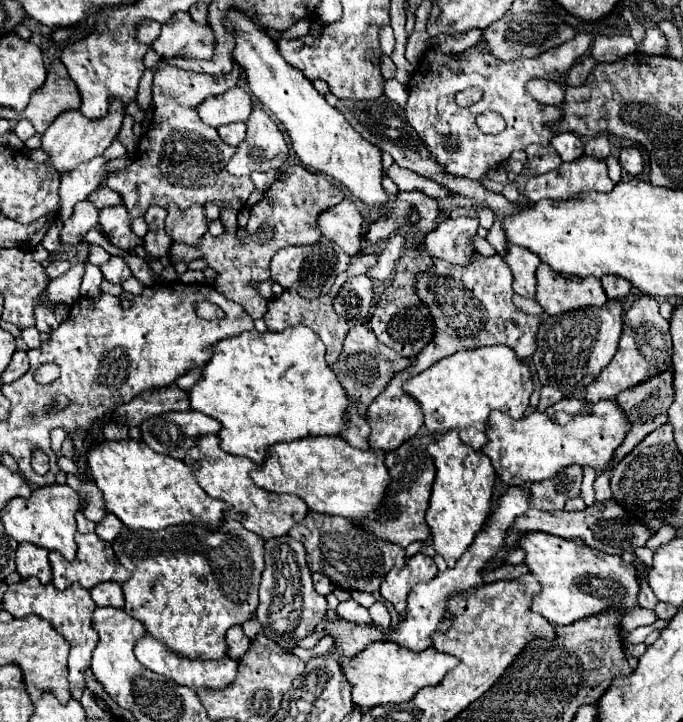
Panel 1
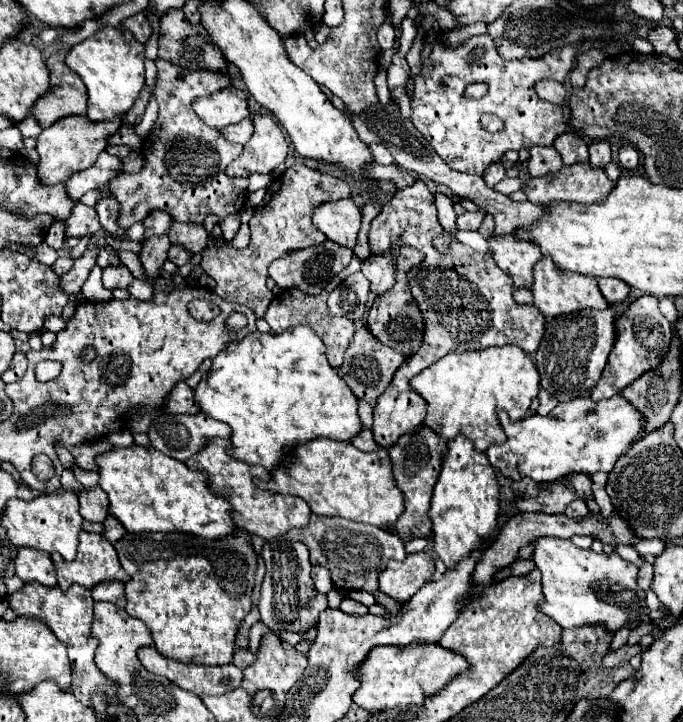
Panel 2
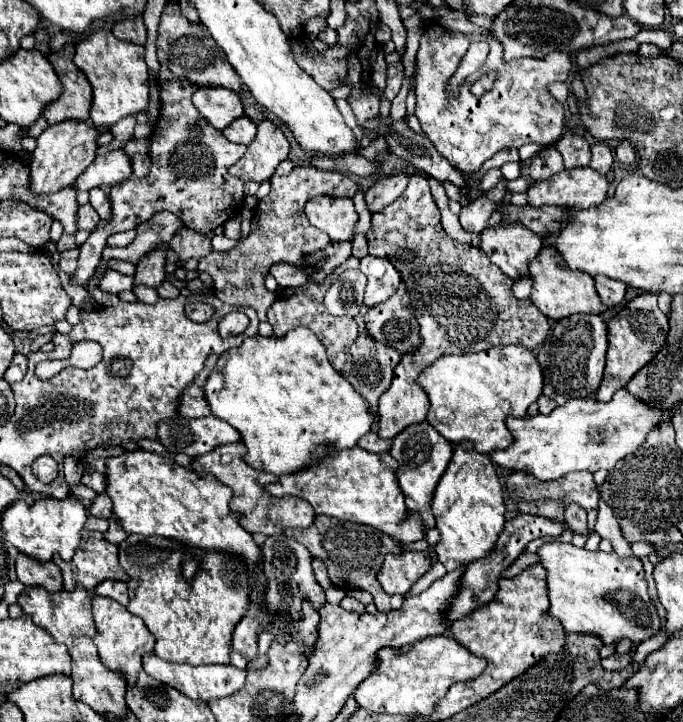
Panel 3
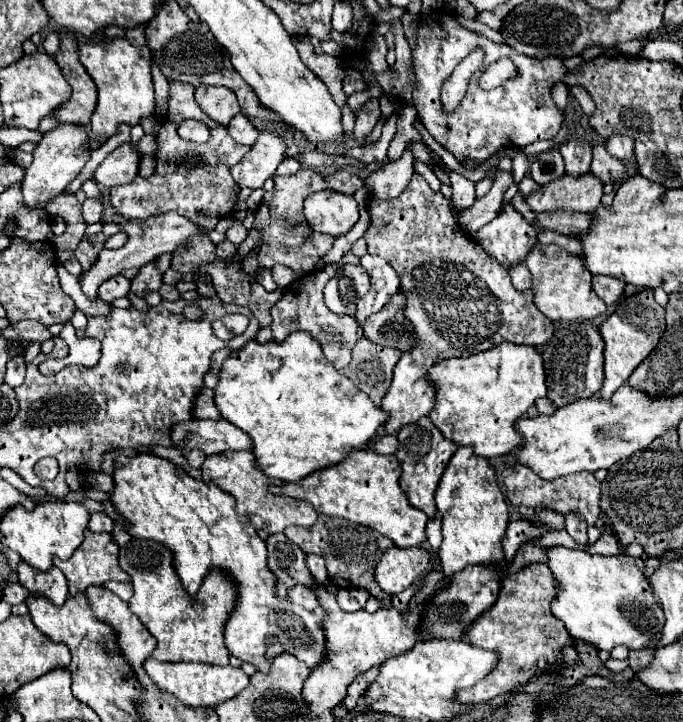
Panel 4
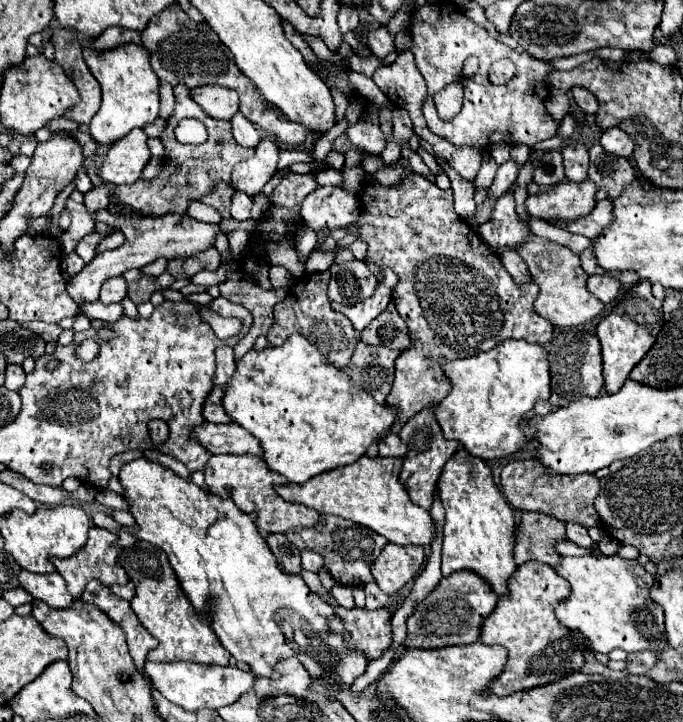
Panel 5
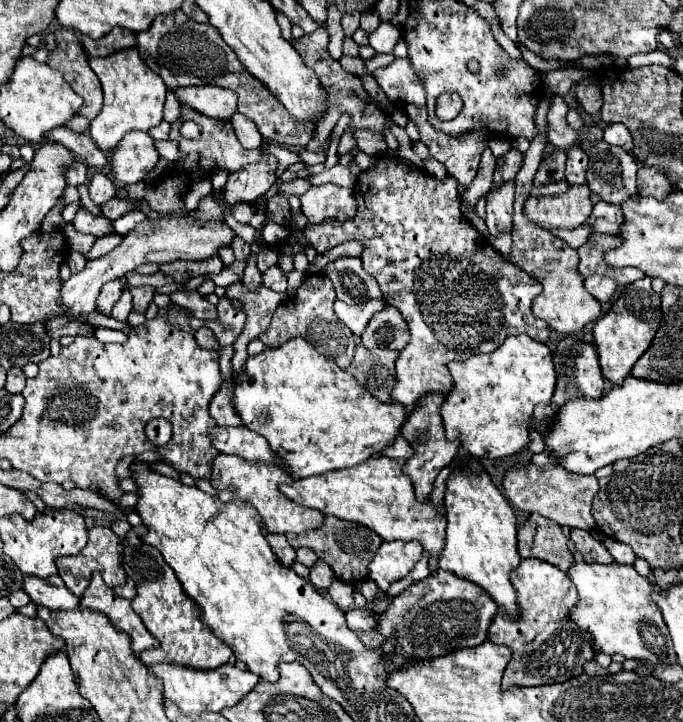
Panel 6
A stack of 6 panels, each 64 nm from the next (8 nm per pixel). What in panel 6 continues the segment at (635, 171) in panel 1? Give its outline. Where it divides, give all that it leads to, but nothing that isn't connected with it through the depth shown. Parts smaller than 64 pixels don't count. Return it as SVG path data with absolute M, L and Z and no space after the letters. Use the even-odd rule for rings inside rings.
M608 124L604 130L604 142L612 146L620 146L624 150L632 150L632 134L624 124Z

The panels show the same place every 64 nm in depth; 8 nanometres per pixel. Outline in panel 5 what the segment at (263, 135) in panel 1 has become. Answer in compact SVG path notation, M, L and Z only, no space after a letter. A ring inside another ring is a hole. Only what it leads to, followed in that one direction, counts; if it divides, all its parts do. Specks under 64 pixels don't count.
M264 138L262 144L256 148L256 154L232 170L230 186L236 192L244 192L248 196L256 196L262 192L264 184L276 174L278 164L278 146L274 140Z

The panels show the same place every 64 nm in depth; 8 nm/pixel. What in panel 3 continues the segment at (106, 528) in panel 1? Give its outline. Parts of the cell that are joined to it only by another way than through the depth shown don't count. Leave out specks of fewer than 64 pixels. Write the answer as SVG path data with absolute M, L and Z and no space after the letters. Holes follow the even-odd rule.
M112 516L112 518L110 518L110 528L108 528L108 532L106 532L104 536L108 536L108 540L110 540L112 544L120 544L122 540L126 540L128 534L126 534L124 528L120 526L120 522Z

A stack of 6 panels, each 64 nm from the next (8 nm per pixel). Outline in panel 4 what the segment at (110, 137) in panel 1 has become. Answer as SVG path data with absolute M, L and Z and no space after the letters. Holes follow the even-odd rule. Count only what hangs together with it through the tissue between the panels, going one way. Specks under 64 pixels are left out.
M62 124L50 132L44 134L40 144L36 144L34 150L34 162L26 170L26 176L22 184L22 196L24 196L24 206L28 208L46 208L50 200L54 200L82 170L86 160L90 158L88 150L88 134L84 128L74 126L74 124Z

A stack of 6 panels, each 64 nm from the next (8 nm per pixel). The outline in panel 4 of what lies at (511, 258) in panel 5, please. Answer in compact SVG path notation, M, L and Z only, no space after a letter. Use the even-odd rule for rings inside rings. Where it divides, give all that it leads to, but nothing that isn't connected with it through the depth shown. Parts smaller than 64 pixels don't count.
M518 264L518 266L512 266L510 270L510 278L512 278L512 284L514 284L514 288L516 290L520 290L520 292L524 292L524 290L528 290L530 288L530 284L532 284L532 280L530 280L530 272L528 272L528 268L524 266L524 264Z

